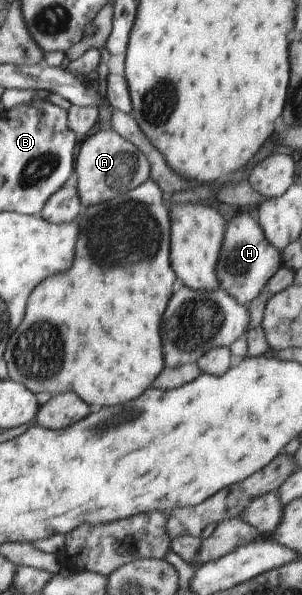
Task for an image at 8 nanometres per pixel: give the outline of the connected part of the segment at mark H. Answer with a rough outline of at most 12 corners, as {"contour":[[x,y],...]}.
{"contour":[[248,213],[226,223],[216,277],[240,305],[283,265]]}

